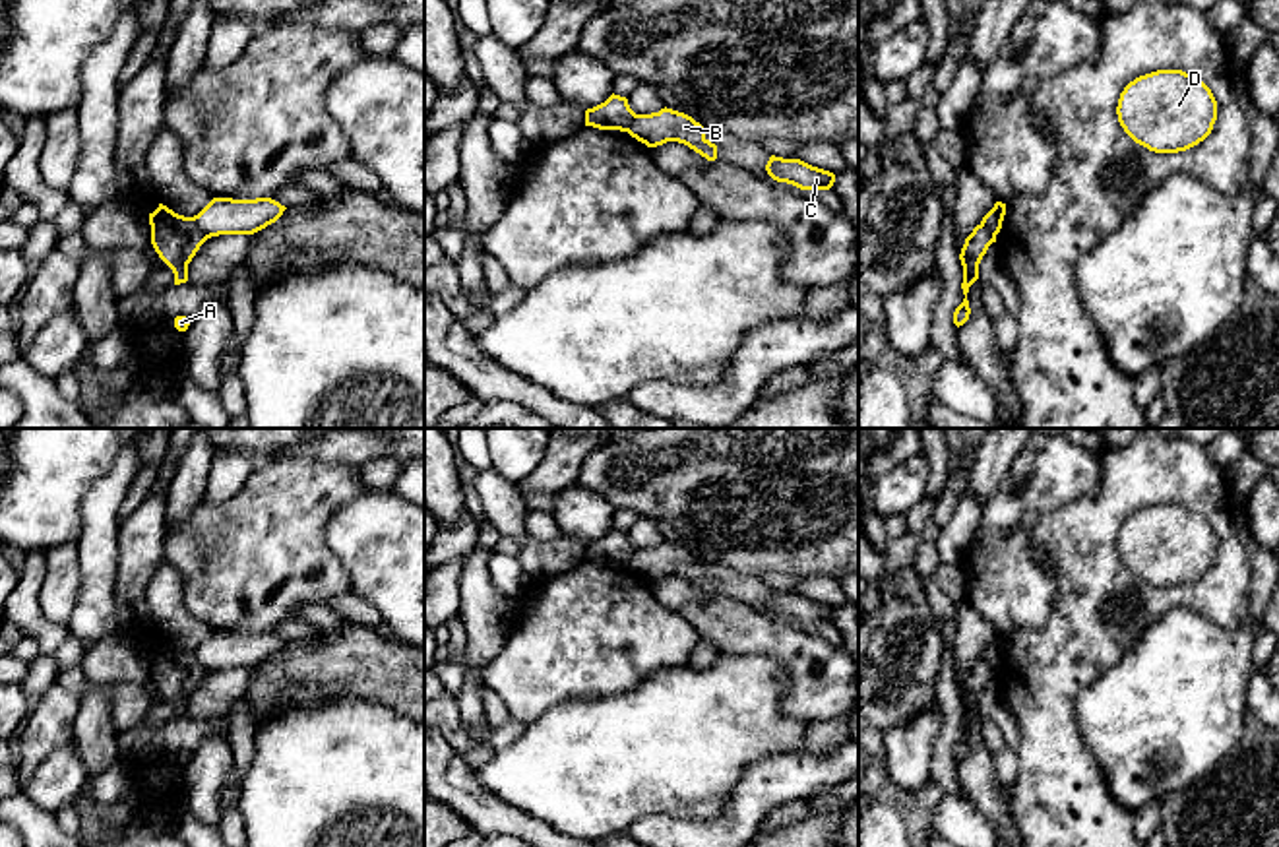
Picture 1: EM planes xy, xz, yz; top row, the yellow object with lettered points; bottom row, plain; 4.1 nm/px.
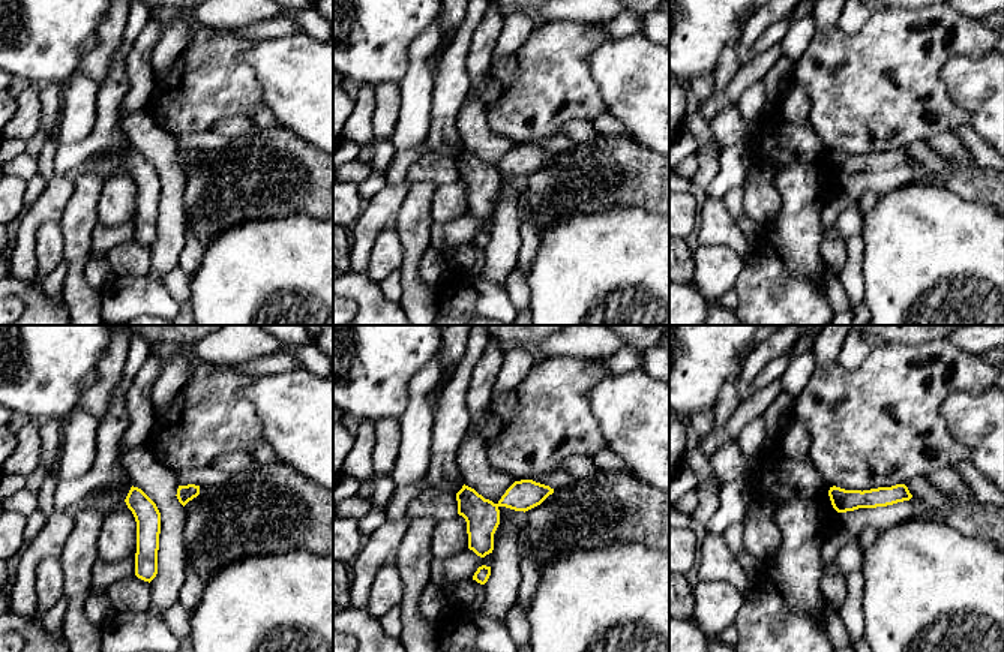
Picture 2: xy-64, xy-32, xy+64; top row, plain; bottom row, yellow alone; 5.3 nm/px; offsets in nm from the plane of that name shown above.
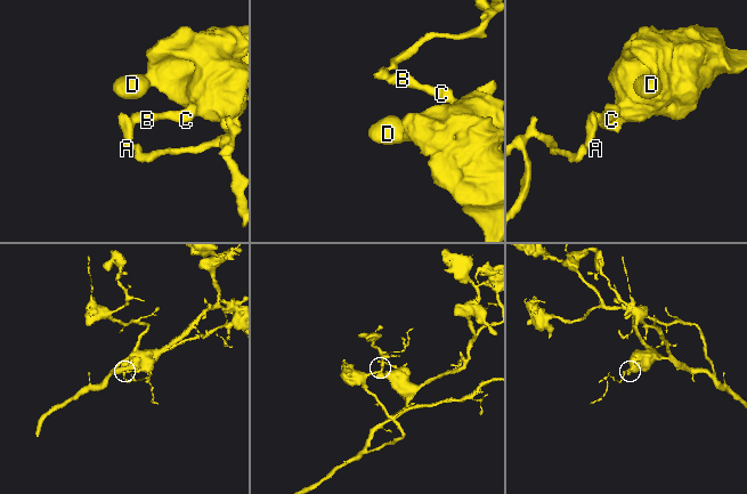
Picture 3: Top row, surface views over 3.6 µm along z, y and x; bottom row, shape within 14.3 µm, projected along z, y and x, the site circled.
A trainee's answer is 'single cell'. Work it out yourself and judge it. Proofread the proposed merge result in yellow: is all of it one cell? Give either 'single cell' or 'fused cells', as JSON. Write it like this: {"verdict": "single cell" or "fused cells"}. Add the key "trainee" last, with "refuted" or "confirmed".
{"verdict": "fused cells", "trainee": "refuted"}

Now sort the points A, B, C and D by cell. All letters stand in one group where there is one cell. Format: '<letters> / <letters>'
A / B C D

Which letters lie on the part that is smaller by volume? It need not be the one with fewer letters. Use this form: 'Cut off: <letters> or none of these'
Cut off: A

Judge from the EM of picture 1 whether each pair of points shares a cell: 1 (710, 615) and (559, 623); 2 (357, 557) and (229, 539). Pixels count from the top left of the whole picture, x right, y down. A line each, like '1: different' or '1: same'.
1: different
2: different

